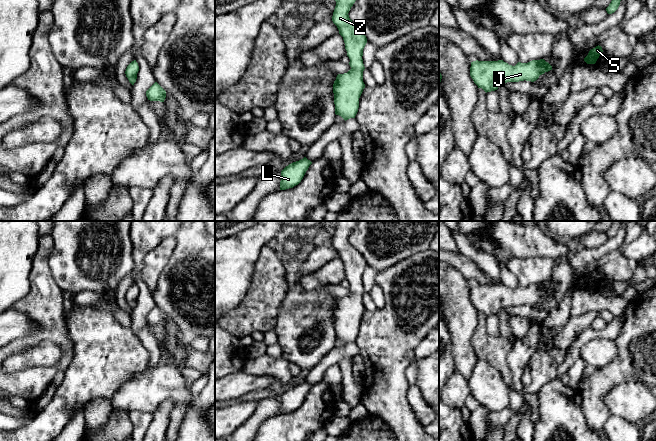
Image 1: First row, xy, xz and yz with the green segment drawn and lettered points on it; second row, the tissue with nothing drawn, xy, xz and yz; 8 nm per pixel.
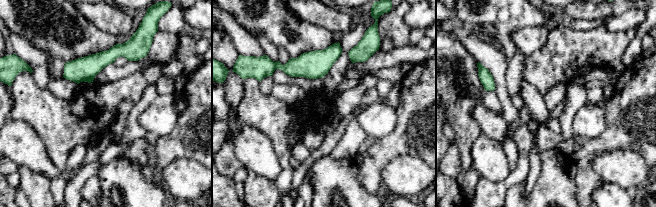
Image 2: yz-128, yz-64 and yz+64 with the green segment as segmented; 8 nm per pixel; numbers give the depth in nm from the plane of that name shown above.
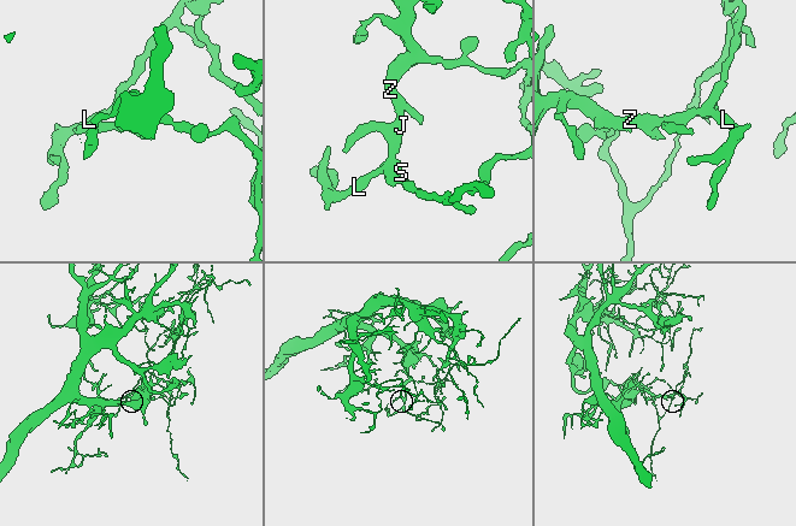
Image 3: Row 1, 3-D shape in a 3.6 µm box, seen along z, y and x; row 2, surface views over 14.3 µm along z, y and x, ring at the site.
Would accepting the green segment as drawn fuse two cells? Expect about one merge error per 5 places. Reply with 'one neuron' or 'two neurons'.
one neuron

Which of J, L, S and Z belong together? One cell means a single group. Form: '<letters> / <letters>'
J L S Z

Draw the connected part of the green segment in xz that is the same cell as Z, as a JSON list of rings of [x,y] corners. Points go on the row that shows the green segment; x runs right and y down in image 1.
[[[335,0],[332,21],[343,37],[351,69],[338,74],[333,84],[335,114],[345,121],[355,118],[359,108],[359,98],[365,88],[363,82],[363,49],[367,43],[364,33],[349,18],[349,11],[356,0]]]

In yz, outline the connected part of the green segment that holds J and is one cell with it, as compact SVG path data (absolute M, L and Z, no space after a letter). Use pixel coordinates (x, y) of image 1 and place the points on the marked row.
M544 59L532 60L528 63L518 62L515 66L503 60L473 61L470 76L478 88L486 93L495 91L502 83L519 81L536 81L540 75L552 70L552 66Z

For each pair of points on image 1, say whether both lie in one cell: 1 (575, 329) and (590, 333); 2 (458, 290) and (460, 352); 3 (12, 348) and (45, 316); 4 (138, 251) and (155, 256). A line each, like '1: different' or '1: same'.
1: different
2: same
3: same
4: different

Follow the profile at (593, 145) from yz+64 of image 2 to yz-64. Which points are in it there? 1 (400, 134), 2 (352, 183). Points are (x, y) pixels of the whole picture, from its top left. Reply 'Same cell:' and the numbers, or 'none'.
Same cell: 1

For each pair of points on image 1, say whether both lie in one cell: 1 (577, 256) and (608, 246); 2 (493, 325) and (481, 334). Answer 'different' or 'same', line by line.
1: same
2: different

